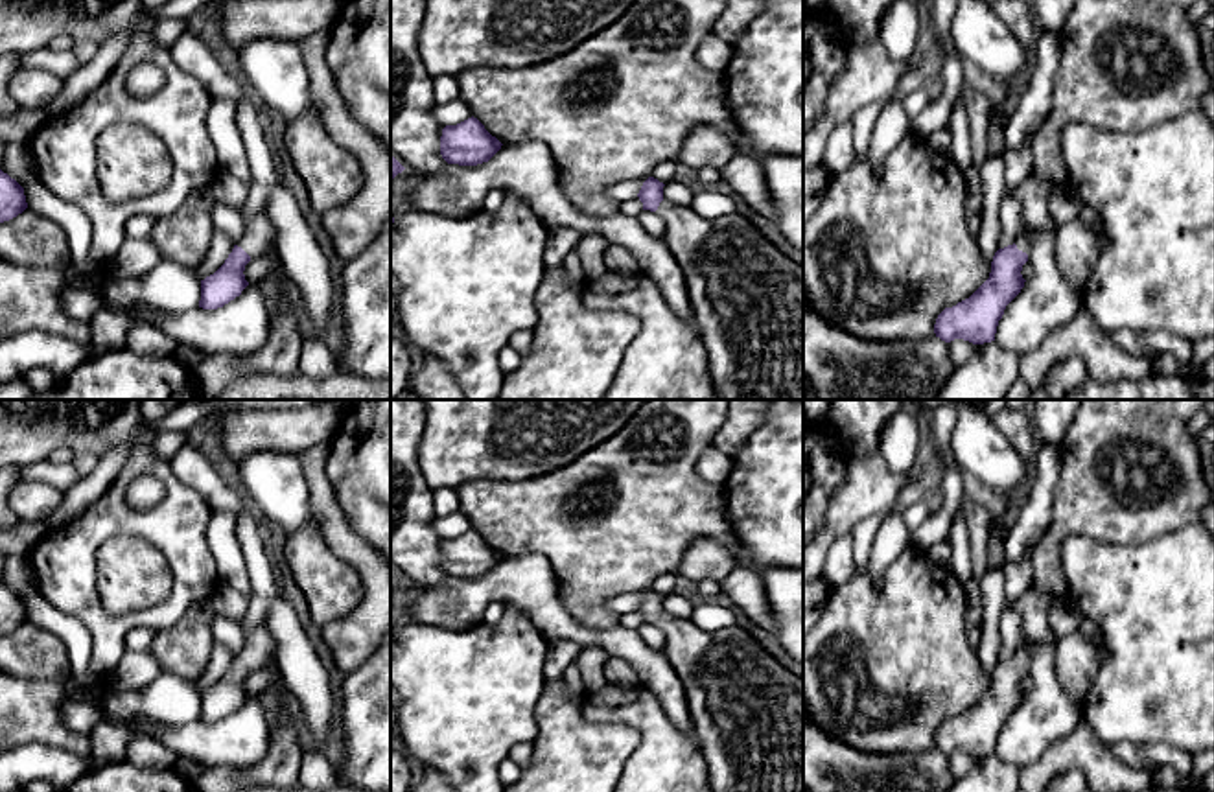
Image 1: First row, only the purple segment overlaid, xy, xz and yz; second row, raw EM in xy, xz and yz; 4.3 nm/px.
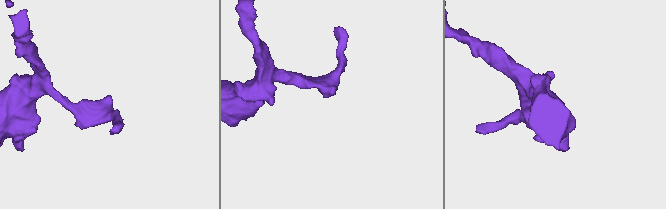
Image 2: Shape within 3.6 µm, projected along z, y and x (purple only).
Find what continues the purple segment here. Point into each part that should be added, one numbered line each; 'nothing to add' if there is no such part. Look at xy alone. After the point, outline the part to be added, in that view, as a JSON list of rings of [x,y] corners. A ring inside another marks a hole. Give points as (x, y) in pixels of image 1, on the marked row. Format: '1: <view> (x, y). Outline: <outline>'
1: xy (260, 236). Outline: [[[265,208],[245,223],[245,234],[238,241],[238,247],[251,258],[262,256],[269,249],[278,249],[276,230]]]

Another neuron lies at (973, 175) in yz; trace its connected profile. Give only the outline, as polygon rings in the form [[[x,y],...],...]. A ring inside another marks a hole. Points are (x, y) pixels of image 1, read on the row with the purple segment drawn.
[[[971,166],[963,171],[967,181],[967,227],[971,234],[976,238],[982,228],[982,203],[984,203],[984,190],[982,190],[982,171],[978,166]]]

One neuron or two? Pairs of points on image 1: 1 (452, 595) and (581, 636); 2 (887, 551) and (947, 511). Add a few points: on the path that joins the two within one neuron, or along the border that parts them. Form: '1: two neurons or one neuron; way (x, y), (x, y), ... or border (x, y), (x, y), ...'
1: one neuron; way (483, 590), (525, 590), (549, 614)
2: two neurons; border (909, 533), (910, 542)

